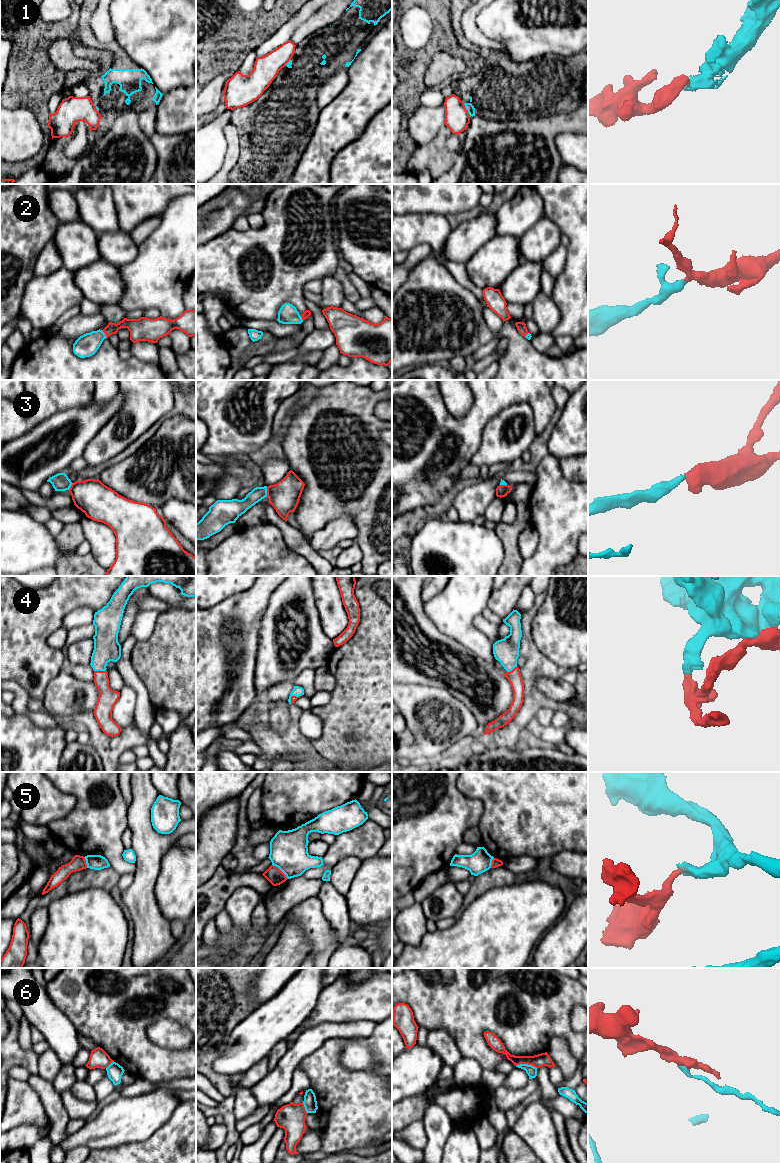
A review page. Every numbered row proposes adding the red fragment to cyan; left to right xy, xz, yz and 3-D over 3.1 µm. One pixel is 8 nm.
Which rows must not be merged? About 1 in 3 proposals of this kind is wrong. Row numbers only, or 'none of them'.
1, 5, 6

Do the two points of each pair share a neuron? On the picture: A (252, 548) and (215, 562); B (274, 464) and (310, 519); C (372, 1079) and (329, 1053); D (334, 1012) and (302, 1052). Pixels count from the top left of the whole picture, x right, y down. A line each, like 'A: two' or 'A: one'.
A: one
B: two
C: one
D: two

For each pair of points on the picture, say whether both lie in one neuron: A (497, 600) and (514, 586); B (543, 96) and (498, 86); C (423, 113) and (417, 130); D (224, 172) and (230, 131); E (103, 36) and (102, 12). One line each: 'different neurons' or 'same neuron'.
A: same neuron
B: same neuron
C: same neuron
D: same neuron
E: same neuron

